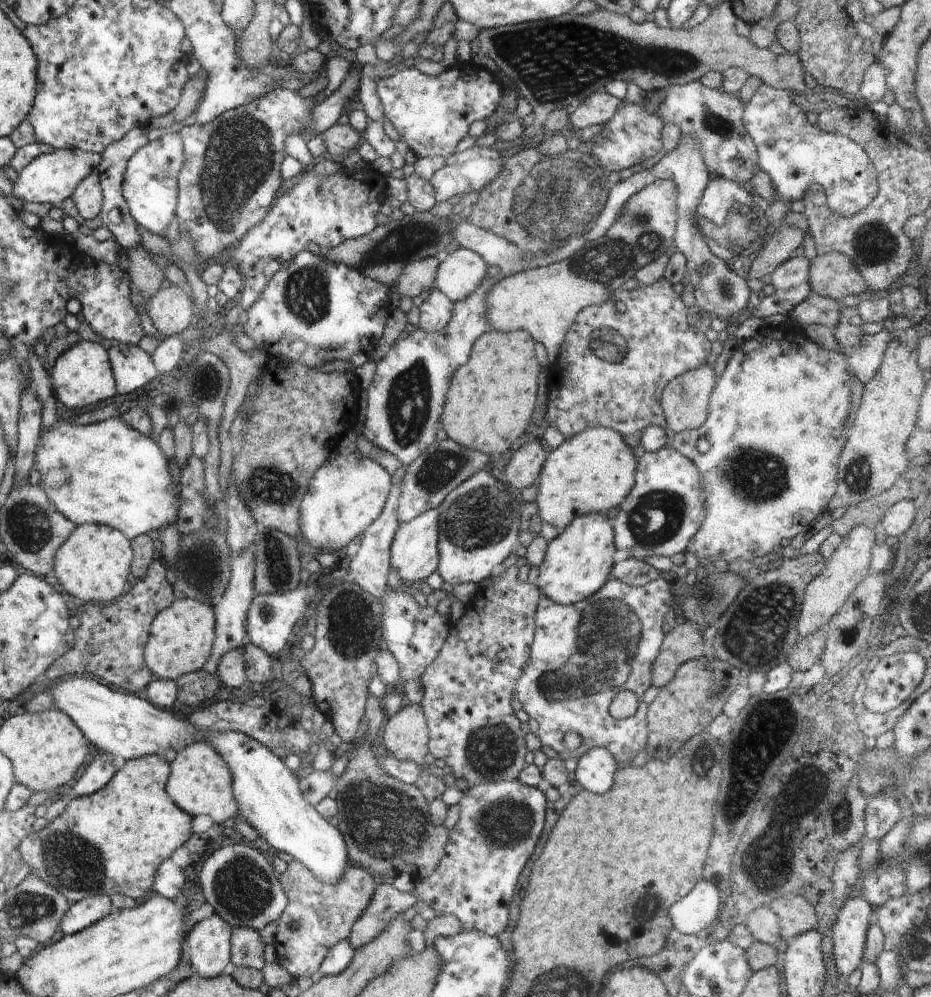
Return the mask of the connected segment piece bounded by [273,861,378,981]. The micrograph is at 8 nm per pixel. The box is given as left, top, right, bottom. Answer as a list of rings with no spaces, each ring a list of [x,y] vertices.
[[[296,861],[287,864],[286,871],[278,878],[288,905],[277,921],[273,943],[276,962],[295,981],[311,978],[321,968],[326,954],[338,942],[349,939],[356,920],[372,901],[378,878],[359,865],[350,863],[337,884],[326,885]]]

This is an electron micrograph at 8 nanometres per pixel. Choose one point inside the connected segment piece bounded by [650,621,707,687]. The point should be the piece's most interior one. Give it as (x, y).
(685, 642)

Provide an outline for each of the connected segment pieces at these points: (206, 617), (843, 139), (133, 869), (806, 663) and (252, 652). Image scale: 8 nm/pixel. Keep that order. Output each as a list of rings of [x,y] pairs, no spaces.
[[[184,599],[174,600],[162,610],[150,628],[150,635],[145,645],[146,667],[157,679],[176,681],[187,673],[197,672],[207,662],[215,638],[215,617],[213,608],[204,602]]]
[[[762,84],[745,104],[742,121],[757,149],[757,166],[768,174],[775,195],[782,201],[798,201],[811,183],[817,183],[826,191],[832,213],[852,217],[876,199],[877,169],[865,148],[845,135],[826,133],[812,126],[785,89]]]
[[[145,755],[120,762],[116,775],[106,787],[94,795],[68,799],[66,810],[40,832],[30,832],[21,841],[18,854],[21,864],[58,890],[72,905],[96,894],[130,896],[140,902],[153,888],[158,866],[170,859],[173,852],[183,846],[191,836],[192,816],[172,803],[165,787],[171,766],[162,755]]]
[[[820,629],[815,634],[800,638],[796,650],[788,658],[788,664],[794,670],[810,670],[814,664],[822,659],[826,642],[827,632],[825,629]]]
[[[247,641],[242,647],[244,647],[242,651],[247,680],[250,681],[253,686],[260,684],[265,687],[266,684],[269,685],[276,677],[271,670],[274,657]]]

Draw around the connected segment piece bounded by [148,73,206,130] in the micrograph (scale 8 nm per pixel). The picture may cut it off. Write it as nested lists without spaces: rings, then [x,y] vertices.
[[[204,73],[189,76],[181,91],[178,105],[167,115],[156,117],[149,122],[149,129],[169,128],[173,123],[185,123],[185,119],[195,112],[205,94]]]

